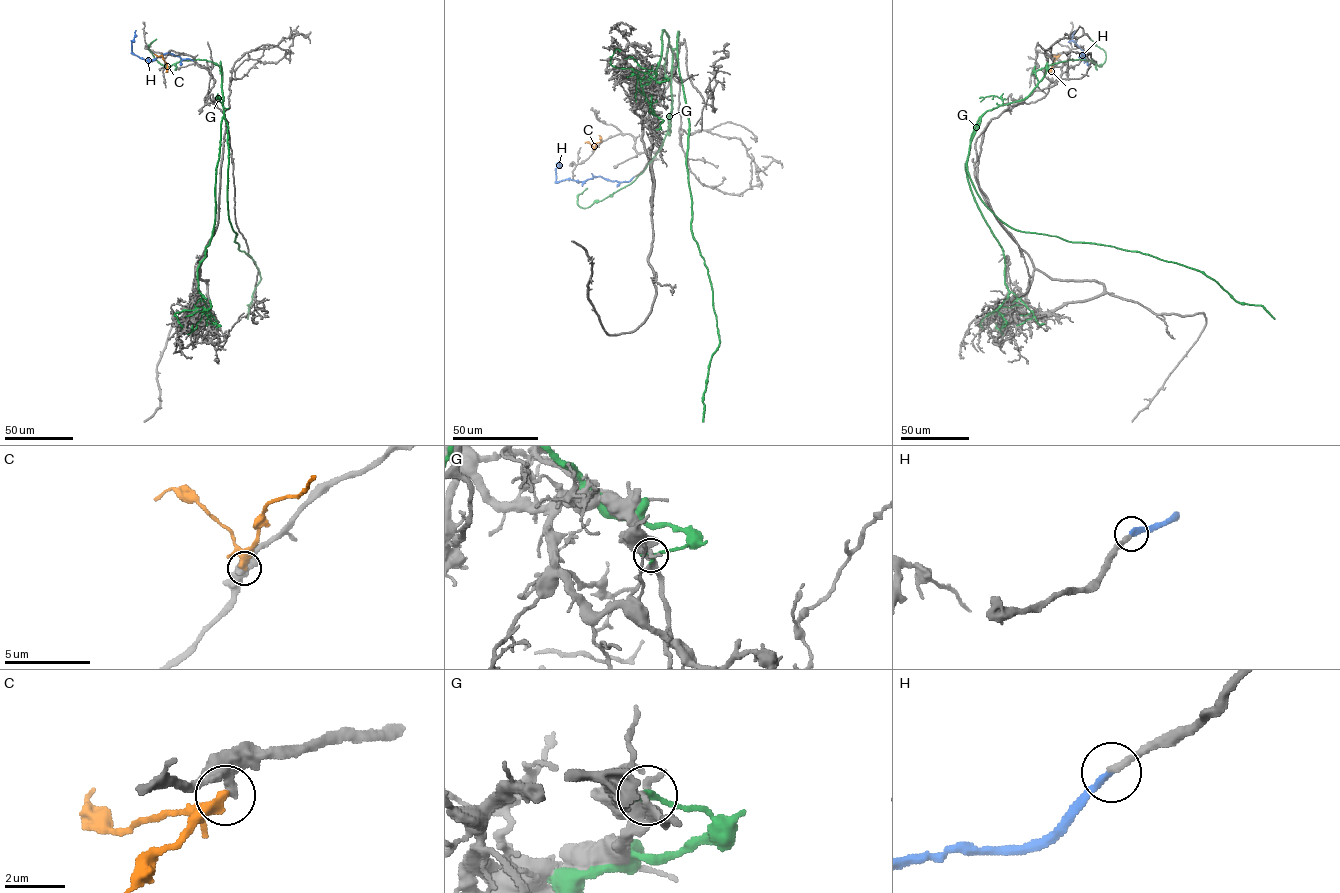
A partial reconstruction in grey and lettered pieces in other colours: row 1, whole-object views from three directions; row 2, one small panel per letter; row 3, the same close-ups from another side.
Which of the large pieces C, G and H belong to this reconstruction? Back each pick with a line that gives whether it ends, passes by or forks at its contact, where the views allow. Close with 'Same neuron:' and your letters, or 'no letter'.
H: it ends
Same neuron: H

